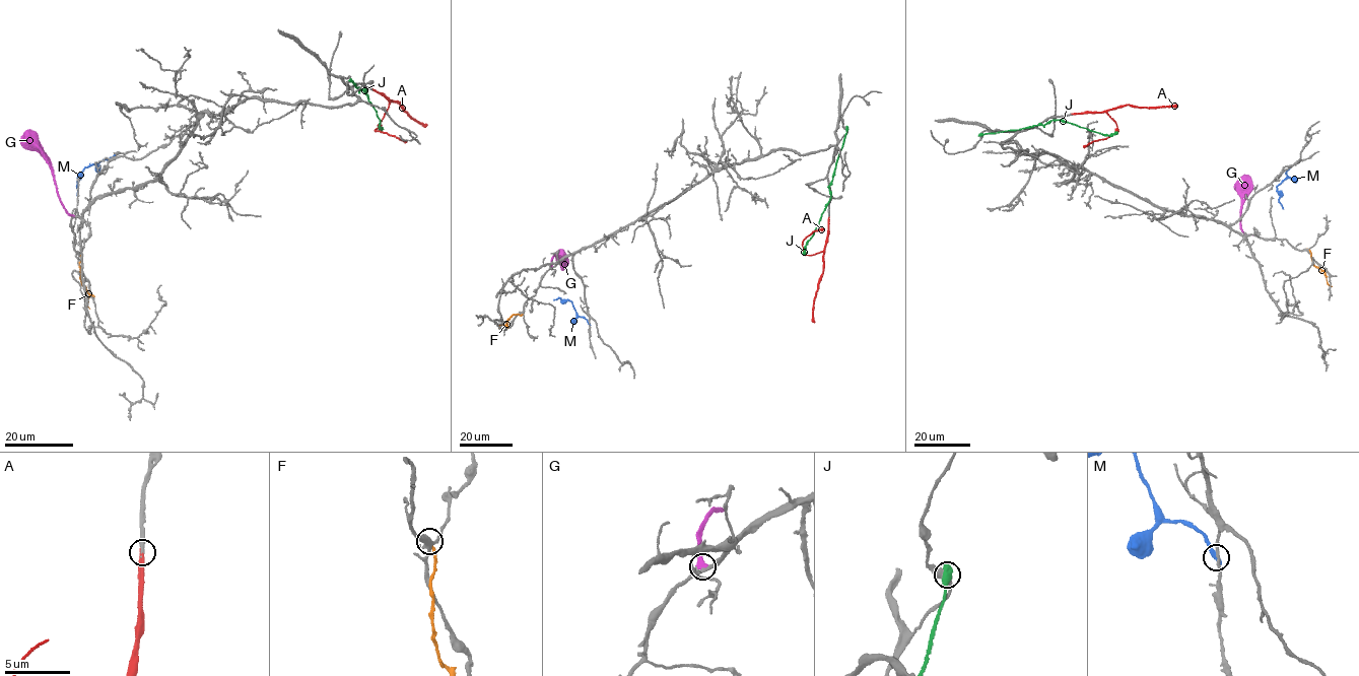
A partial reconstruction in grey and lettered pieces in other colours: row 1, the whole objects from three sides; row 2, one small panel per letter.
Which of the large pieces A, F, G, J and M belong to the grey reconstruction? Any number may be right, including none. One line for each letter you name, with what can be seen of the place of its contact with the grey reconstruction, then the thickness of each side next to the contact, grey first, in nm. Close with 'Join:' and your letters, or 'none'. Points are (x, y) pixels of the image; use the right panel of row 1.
A: (1072, 114) | 300/360 nm
G: (1251, 234) | 240/320 nm
Join: A, G

